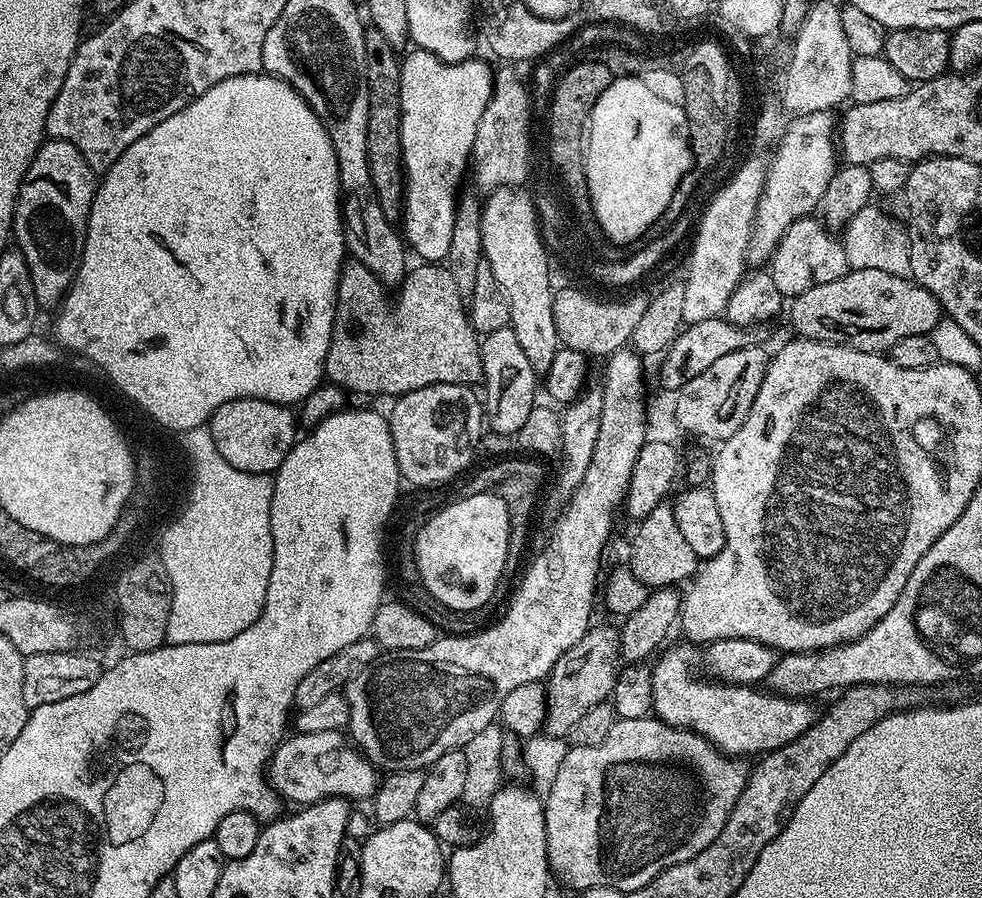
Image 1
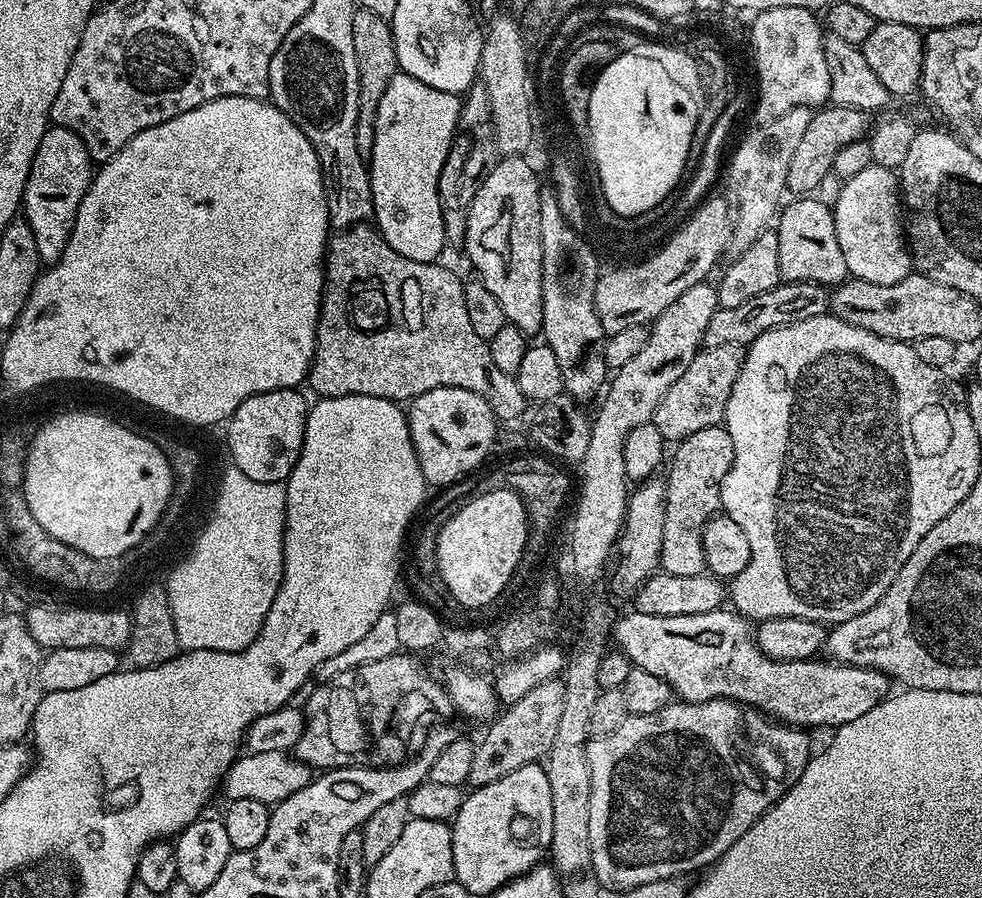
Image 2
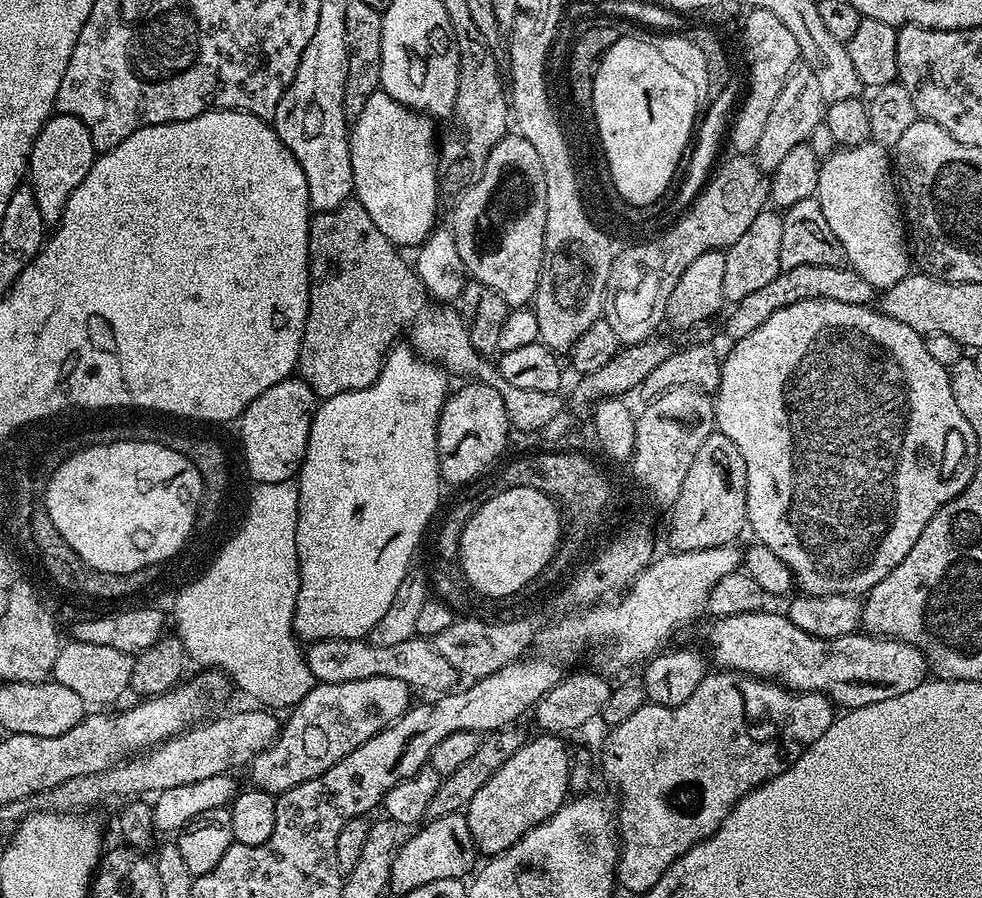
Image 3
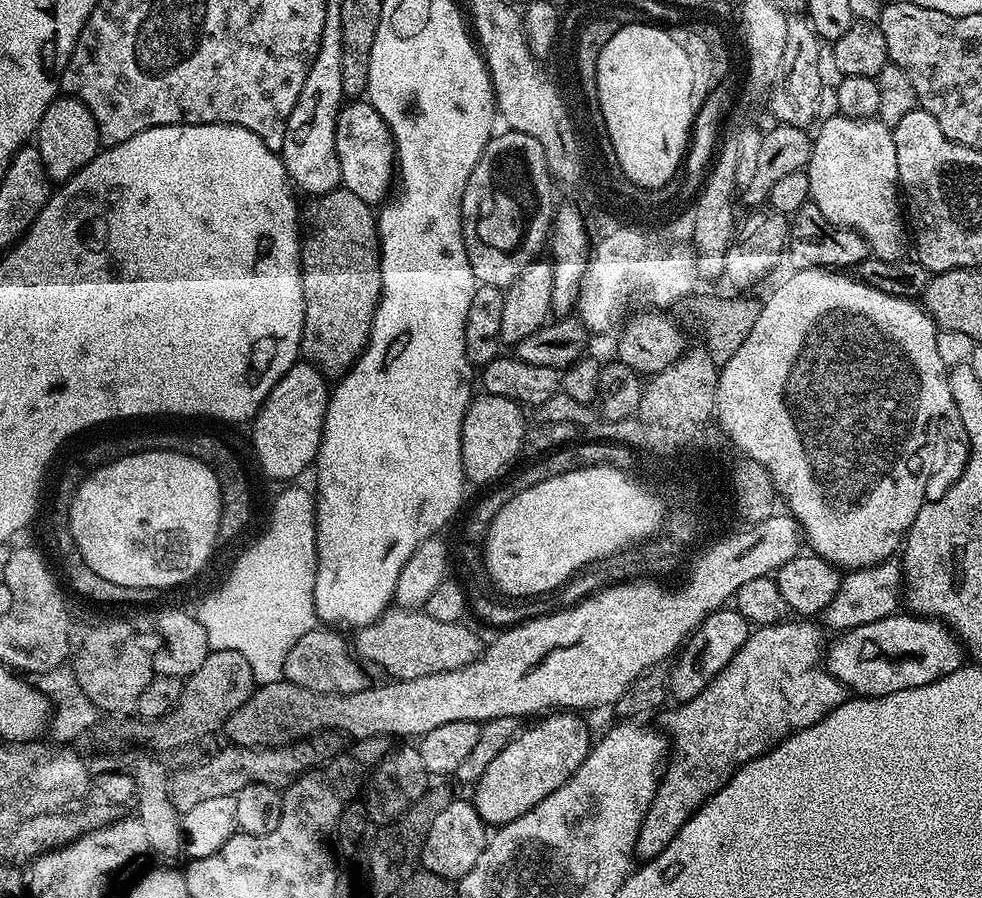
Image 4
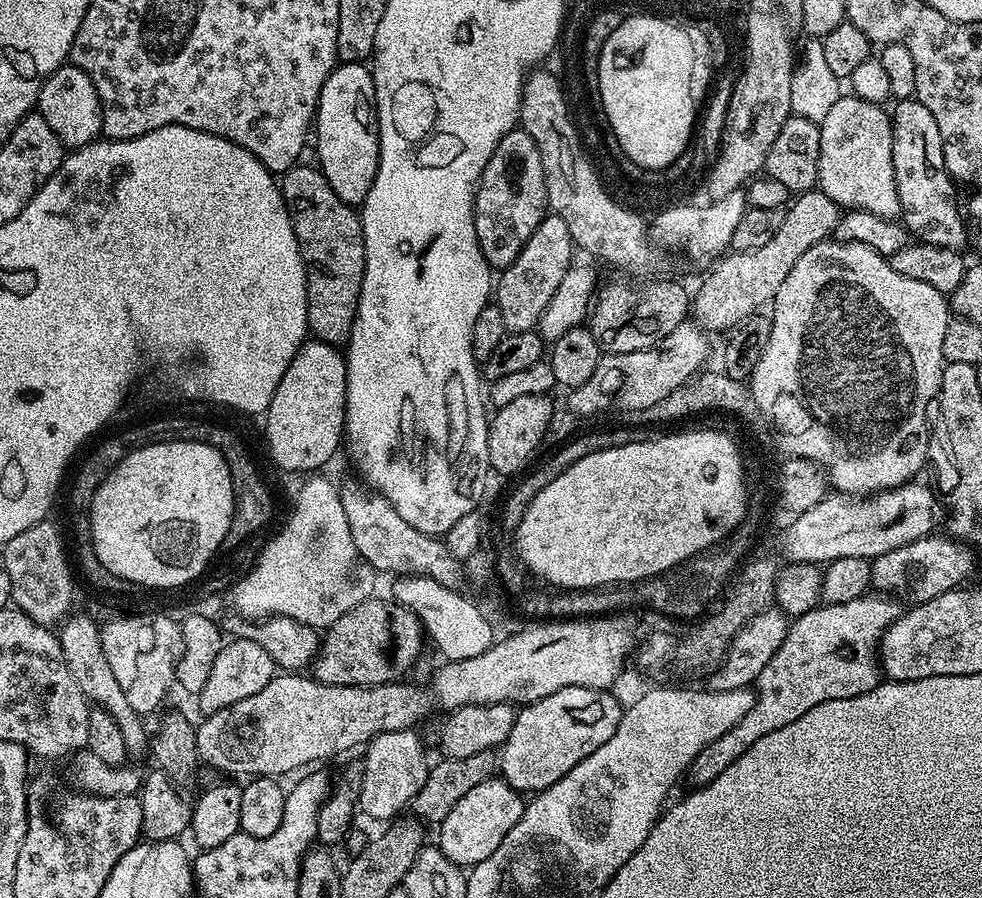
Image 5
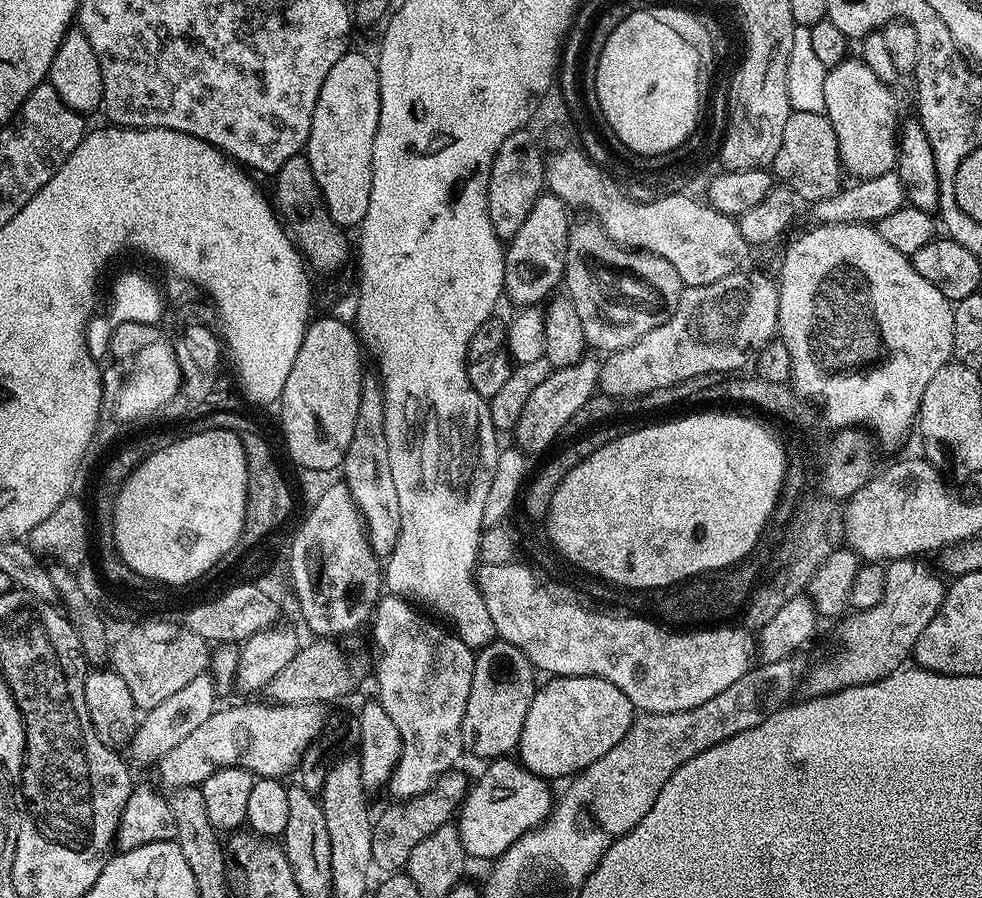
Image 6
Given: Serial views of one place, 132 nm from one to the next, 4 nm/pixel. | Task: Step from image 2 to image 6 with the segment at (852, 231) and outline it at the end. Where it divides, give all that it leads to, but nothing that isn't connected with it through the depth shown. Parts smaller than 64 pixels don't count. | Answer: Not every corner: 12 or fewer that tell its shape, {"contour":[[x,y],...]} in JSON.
{"contour":[[859,58],[825,74],[843,169],[895,169],[896,96]]}

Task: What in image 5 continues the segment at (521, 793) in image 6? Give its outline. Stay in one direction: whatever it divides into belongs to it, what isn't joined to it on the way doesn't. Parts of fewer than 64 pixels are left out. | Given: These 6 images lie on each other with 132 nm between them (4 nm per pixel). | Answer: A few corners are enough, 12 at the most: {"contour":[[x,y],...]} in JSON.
{"contour":[[478,782],[440,821],[450,862],[475,866],[502,846],[525,797]]}

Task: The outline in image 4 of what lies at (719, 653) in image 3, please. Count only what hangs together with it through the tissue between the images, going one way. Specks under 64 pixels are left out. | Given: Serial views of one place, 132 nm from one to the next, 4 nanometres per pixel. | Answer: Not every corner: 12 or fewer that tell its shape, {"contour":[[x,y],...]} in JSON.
{"contour":[[893,614],[841,632],[826,667],[857,697],[965,667],[948,625]]}

